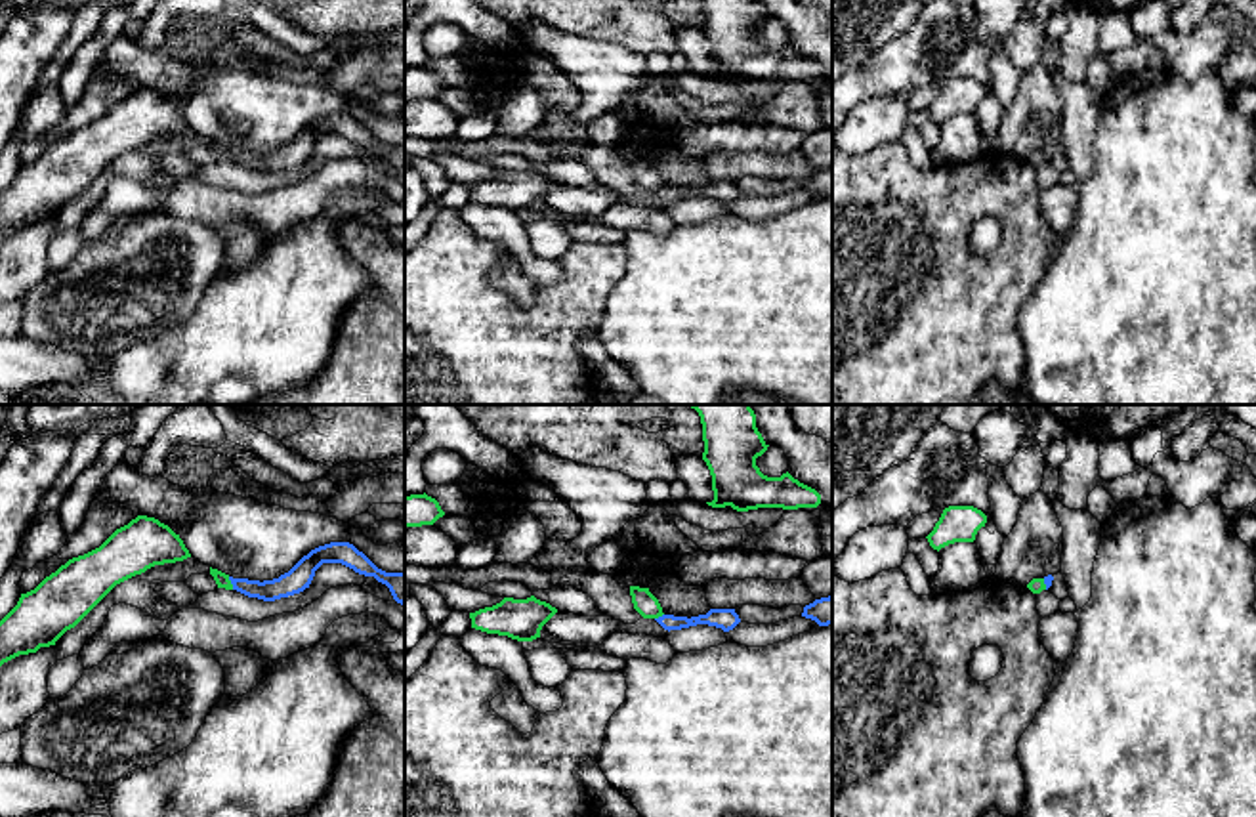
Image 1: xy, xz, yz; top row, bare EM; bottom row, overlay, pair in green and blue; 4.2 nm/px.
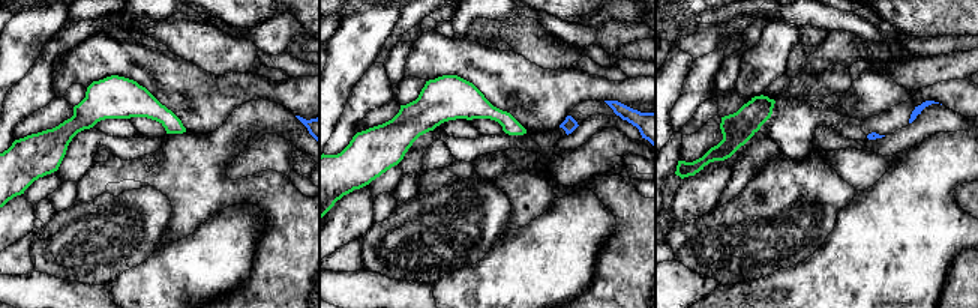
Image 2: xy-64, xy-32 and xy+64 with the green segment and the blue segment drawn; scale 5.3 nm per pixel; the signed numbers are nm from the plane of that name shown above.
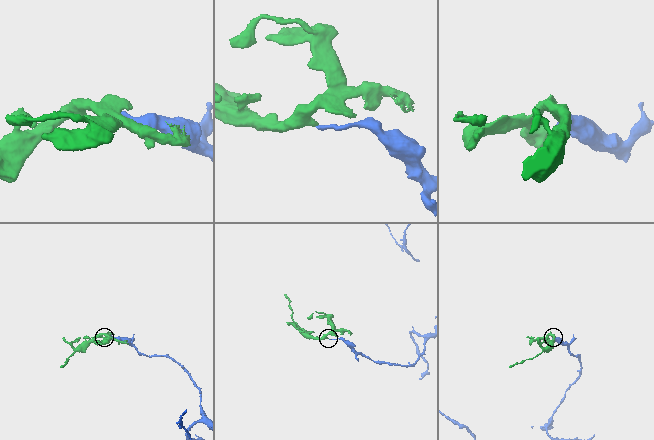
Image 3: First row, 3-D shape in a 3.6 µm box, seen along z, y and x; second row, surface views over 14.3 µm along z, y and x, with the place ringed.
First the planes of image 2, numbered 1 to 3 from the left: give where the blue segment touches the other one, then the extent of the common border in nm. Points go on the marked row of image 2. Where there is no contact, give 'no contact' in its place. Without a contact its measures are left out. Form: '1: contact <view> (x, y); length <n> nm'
1: no contact
2: no contact
3: no contact

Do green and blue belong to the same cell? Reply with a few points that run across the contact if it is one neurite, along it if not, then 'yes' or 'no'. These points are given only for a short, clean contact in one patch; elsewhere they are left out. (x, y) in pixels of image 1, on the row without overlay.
xy (228, 149), (233, 161) | no

